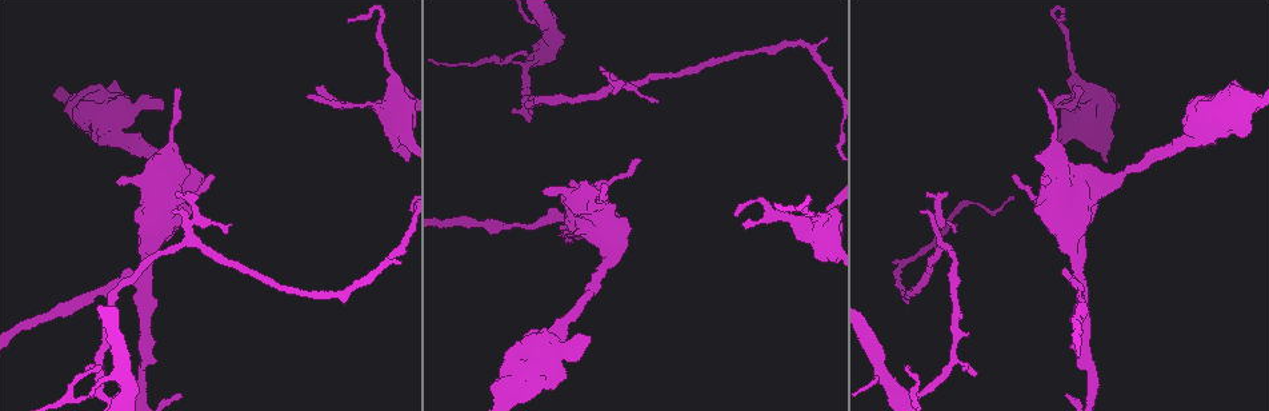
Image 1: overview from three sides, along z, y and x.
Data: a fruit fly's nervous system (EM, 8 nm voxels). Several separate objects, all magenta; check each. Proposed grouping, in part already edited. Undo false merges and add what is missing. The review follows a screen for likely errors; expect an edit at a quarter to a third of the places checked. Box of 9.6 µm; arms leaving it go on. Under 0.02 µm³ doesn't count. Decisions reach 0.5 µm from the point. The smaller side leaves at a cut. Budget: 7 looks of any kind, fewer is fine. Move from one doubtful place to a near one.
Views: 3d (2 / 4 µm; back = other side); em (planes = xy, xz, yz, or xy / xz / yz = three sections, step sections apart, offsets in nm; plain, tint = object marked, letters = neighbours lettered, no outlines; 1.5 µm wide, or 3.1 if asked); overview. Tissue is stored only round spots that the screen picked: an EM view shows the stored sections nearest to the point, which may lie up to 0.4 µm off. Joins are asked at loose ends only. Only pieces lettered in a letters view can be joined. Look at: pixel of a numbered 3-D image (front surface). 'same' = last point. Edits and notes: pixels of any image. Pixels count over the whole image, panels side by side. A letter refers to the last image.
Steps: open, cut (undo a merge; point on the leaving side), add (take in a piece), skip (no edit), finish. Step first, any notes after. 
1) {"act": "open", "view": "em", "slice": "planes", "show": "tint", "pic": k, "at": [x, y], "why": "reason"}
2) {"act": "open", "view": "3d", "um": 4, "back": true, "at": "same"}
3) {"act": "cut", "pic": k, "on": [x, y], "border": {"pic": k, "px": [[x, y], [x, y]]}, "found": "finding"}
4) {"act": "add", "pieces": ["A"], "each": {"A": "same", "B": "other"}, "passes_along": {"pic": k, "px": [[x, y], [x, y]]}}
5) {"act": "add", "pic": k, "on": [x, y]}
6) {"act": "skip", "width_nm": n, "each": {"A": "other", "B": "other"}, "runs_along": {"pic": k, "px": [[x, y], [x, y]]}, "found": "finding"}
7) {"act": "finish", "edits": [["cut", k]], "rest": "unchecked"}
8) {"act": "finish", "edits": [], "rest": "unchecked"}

{"act": "open", "view": "em", "slice": "yz", "step": 8, "show": "letters", "pic": 1, "at": [362, 106], "why": "thick turns thin"}

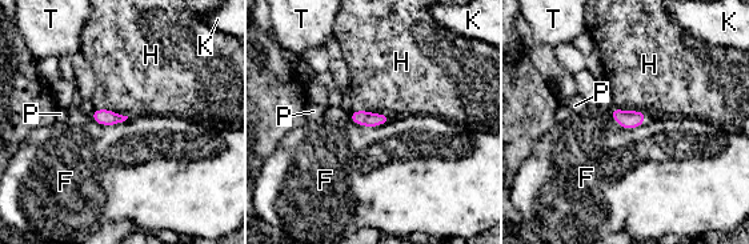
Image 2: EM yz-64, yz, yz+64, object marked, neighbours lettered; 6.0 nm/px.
{"act": "open", "view": "em", "slice": "xz", "step": 4, "show": "letters", "at": "same", "why": "another direction"}

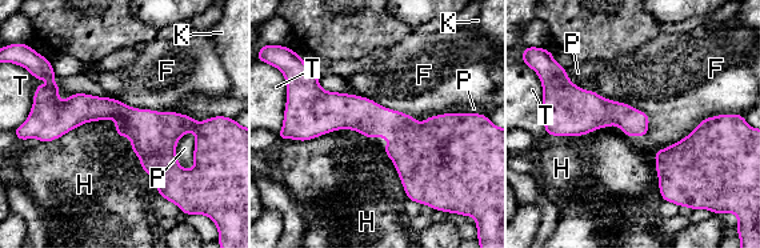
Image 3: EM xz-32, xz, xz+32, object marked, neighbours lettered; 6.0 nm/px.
{"act": "skip", "longest_contact_nm": ["F", 600], "each": {"F": "other", "H": "other", "K": "other", "P": "other", "T": "other"}, "runs_along": {"pic": 3, "px": [[298, 115], [458, 128]]}, "found": "one cell here"}

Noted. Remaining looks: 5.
{"act": "open", "view": "em", "slice": "xz", "step": 8, "show": "letters", "pic": 1, "at": [1048, 183]}

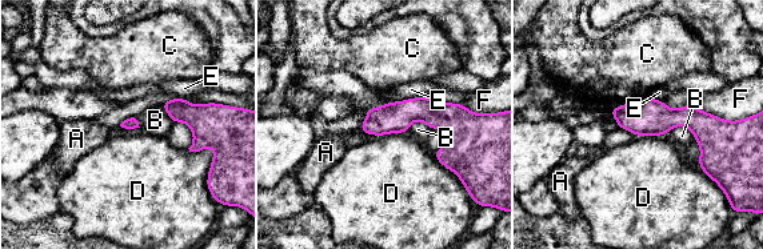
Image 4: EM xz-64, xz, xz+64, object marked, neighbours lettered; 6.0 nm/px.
{"act": "skip", "each": {"A": "other", "B": "other", "C": "other", "D": "other", "E": "other", "F": "other"}, "runs_along": {"pic": 4, "px": [[615, 111], [691, 117], [720, 133]]}, "found": "none of them fits"}

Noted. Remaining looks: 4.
{"act": "open", "view": "3d", "um": 2, "pic": 1, "at": [1071, 399], "why": "free end"}

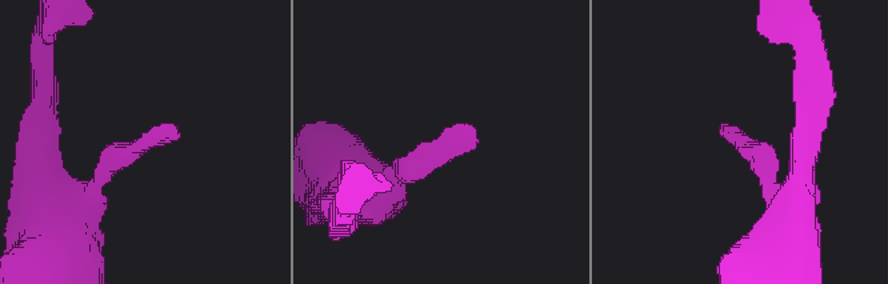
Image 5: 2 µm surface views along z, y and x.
{"act": "open", "view": "em", "slice": "planes", "show": "letters", "pic": 5, "at": [734, 135], "why": "shape alone is not enough"}

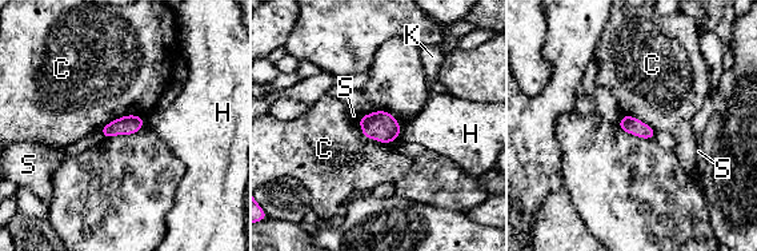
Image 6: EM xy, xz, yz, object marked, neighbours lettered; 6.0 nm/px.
{"act": "skip", "width_nm": 110, "each": {"C": "other", "H": "other", "K": "other", "S": "other"}, "border": {"pic": 6, "px": [[357, 119], [365, 138], [389, 143]]}, "found": "no lettered piece goes on from it"}

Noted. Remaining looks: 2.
{"act": "finish", "edits": [], "rest": "unchecked"}

